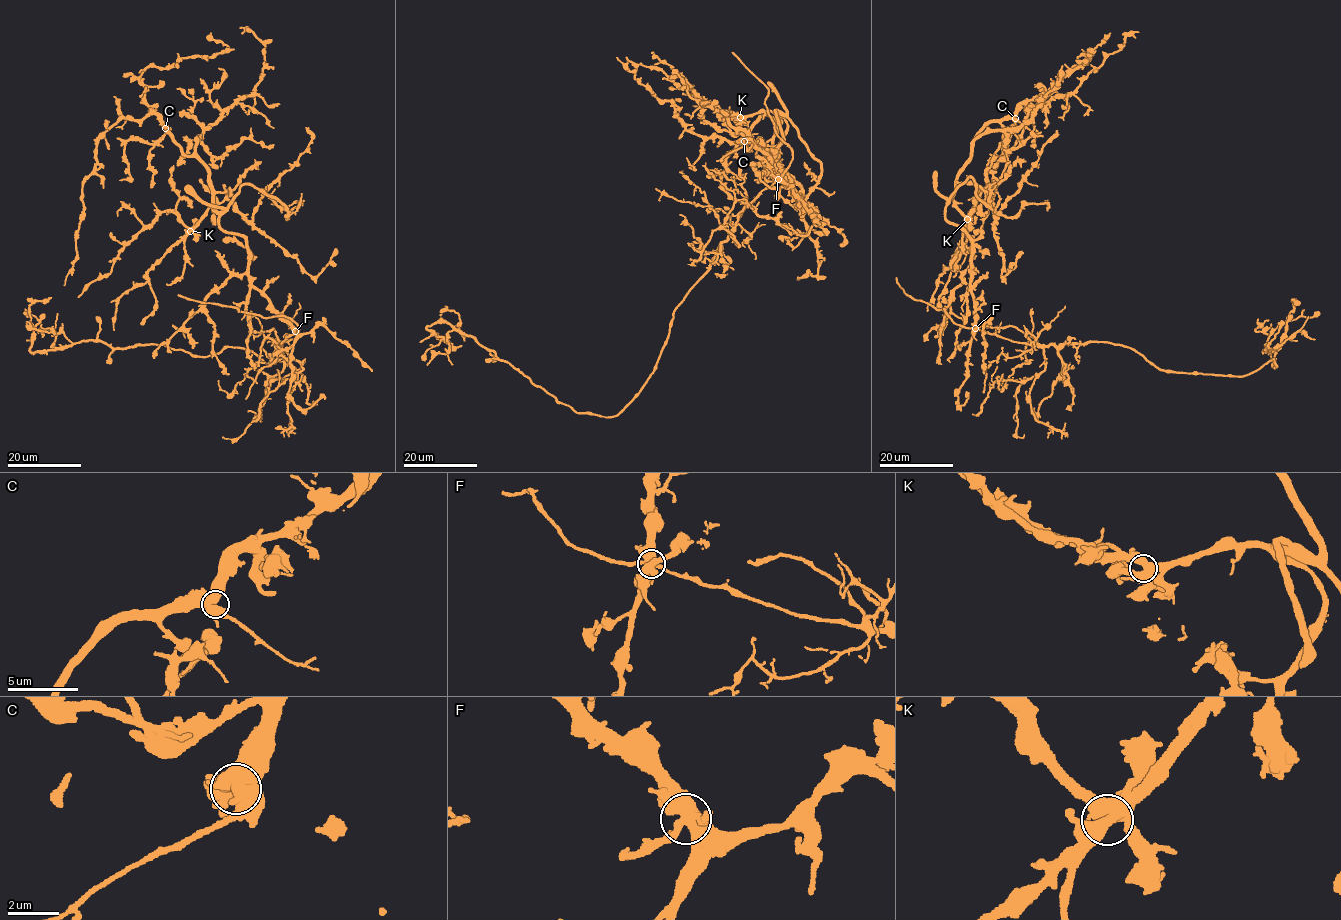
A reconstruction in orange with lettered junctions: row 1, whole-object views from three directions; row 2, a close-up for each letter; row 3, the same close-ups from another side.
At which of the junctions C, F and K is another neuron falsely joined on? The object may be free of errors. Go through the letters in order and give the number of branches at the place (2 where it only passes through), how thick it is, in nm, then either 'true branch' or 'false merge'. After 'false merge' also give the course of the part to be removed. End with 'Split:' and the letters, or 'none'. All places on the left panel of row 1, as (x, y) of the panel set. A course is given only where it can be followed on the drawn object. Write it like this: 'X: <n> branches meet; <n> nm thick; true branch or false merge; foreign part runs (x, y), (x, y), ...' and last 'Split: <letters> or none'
C: 4 branches meet; 550 nm thick; true branch
F: 4 branches meet; 550 nm thick; false merge; foreign part runs (295, 331), (264, 340), (274, 363), (91, 340), (31, 353), (29, 306), (51, 298)
K: 4 branches meet; 550 nm thick; true branch
Split: F

